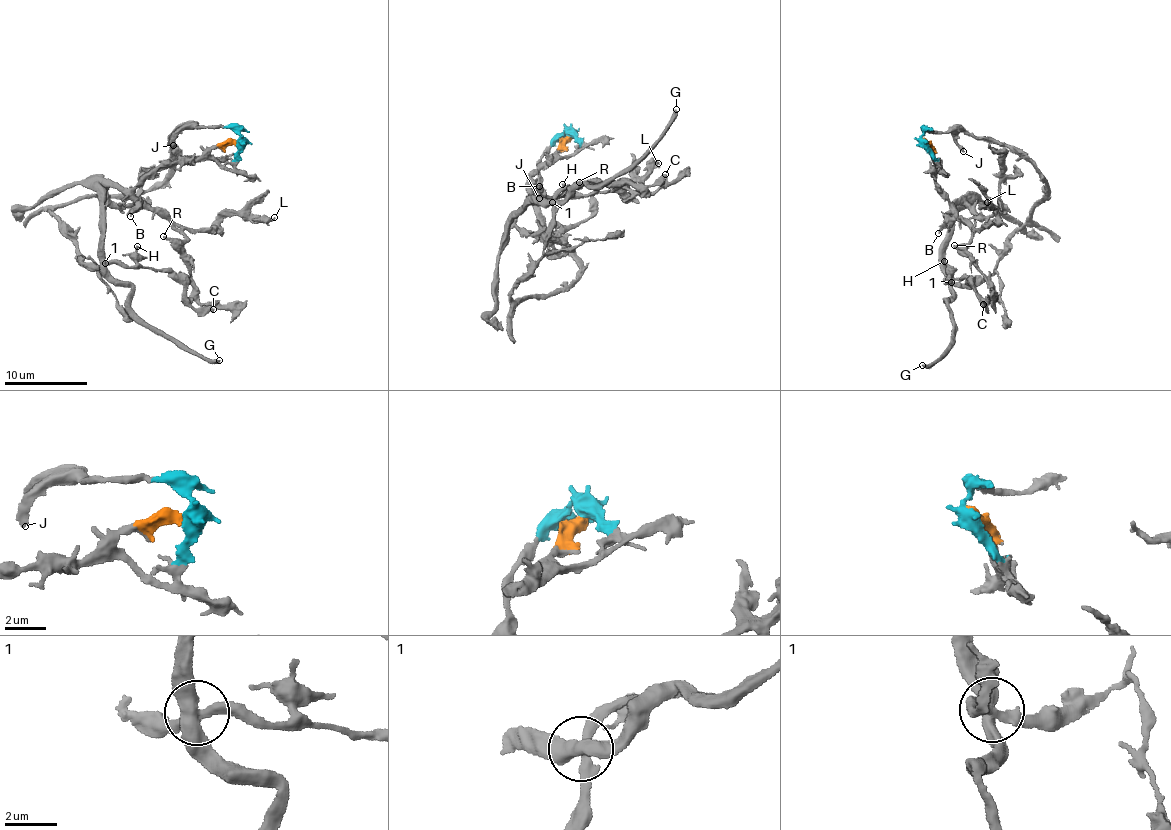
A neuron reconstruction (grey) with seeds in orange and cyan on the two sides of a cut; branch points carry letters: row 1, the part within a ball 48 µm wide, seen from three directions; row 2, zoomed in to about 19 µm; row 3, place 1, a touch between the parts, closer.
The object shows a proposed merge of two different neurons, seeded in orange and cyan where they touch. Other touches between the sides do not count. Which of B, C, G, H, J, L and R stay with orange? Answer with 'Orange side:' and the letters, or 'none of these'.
Orange side: B, G, L, R

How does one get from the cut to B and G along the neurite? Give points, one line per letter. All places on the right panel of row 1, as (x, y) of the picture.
B: (925, 140), (935, 166), (930, 168), (953, 217), (938, 233)
G: (925, 140), (941, 191), (952, 204), (961, 201), (944, 276), (954, 327), (943, 354), (922, 365)

